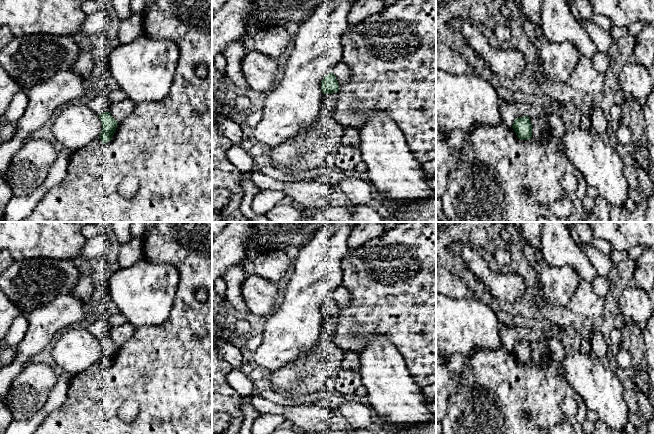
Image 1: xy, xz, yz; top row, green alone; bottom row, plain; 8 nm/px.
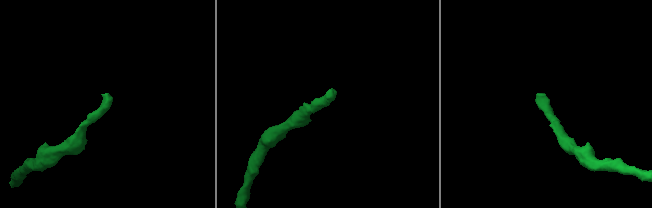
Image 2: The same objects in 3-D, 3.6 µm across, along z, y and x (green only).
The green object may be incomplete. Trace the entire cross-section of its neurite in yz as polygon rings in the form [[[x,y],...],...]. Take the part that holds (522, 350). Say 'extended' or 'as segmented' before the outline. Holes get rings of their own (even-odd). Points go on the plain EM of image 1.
as segmented; [[[528,340],[516,342],[512,352],[519,363],[529,364],[532,362],[532,348]]]

